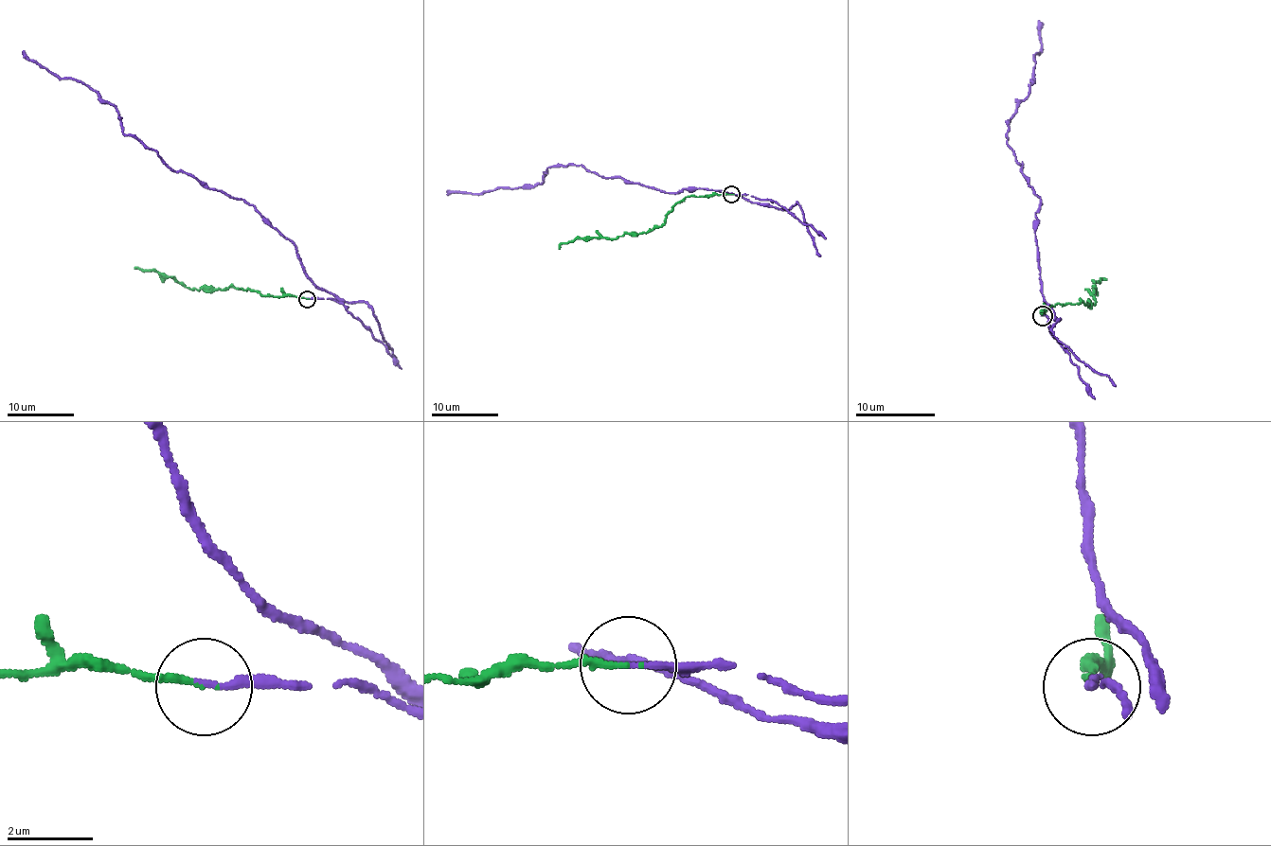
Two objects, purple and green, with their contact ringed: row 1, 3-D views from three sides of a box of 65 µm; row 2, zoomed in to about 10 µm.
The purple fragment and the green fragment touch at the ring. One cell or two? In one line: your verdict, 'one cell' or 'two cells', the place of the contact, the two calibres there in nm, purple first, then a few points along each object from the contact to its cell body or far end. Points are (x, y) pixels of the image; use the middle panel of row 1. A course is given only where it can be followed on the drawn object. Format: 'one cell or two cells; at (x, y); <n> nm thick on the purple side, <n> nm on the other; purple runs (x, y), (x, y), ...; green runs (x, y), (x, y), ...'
one cell; at (731, 194); 140 nm thick on the purple side, 140 nm on the other; purple runs (730, 195), (765, 202), (689, 188), (664, 193), (599, 176), (581, 165), (550, 167), (535, 186), (446, 191); green runs (730, 195), (686, 196), (673, 206), (665, 221), (645, 233), (577, 238), (558, 248)

